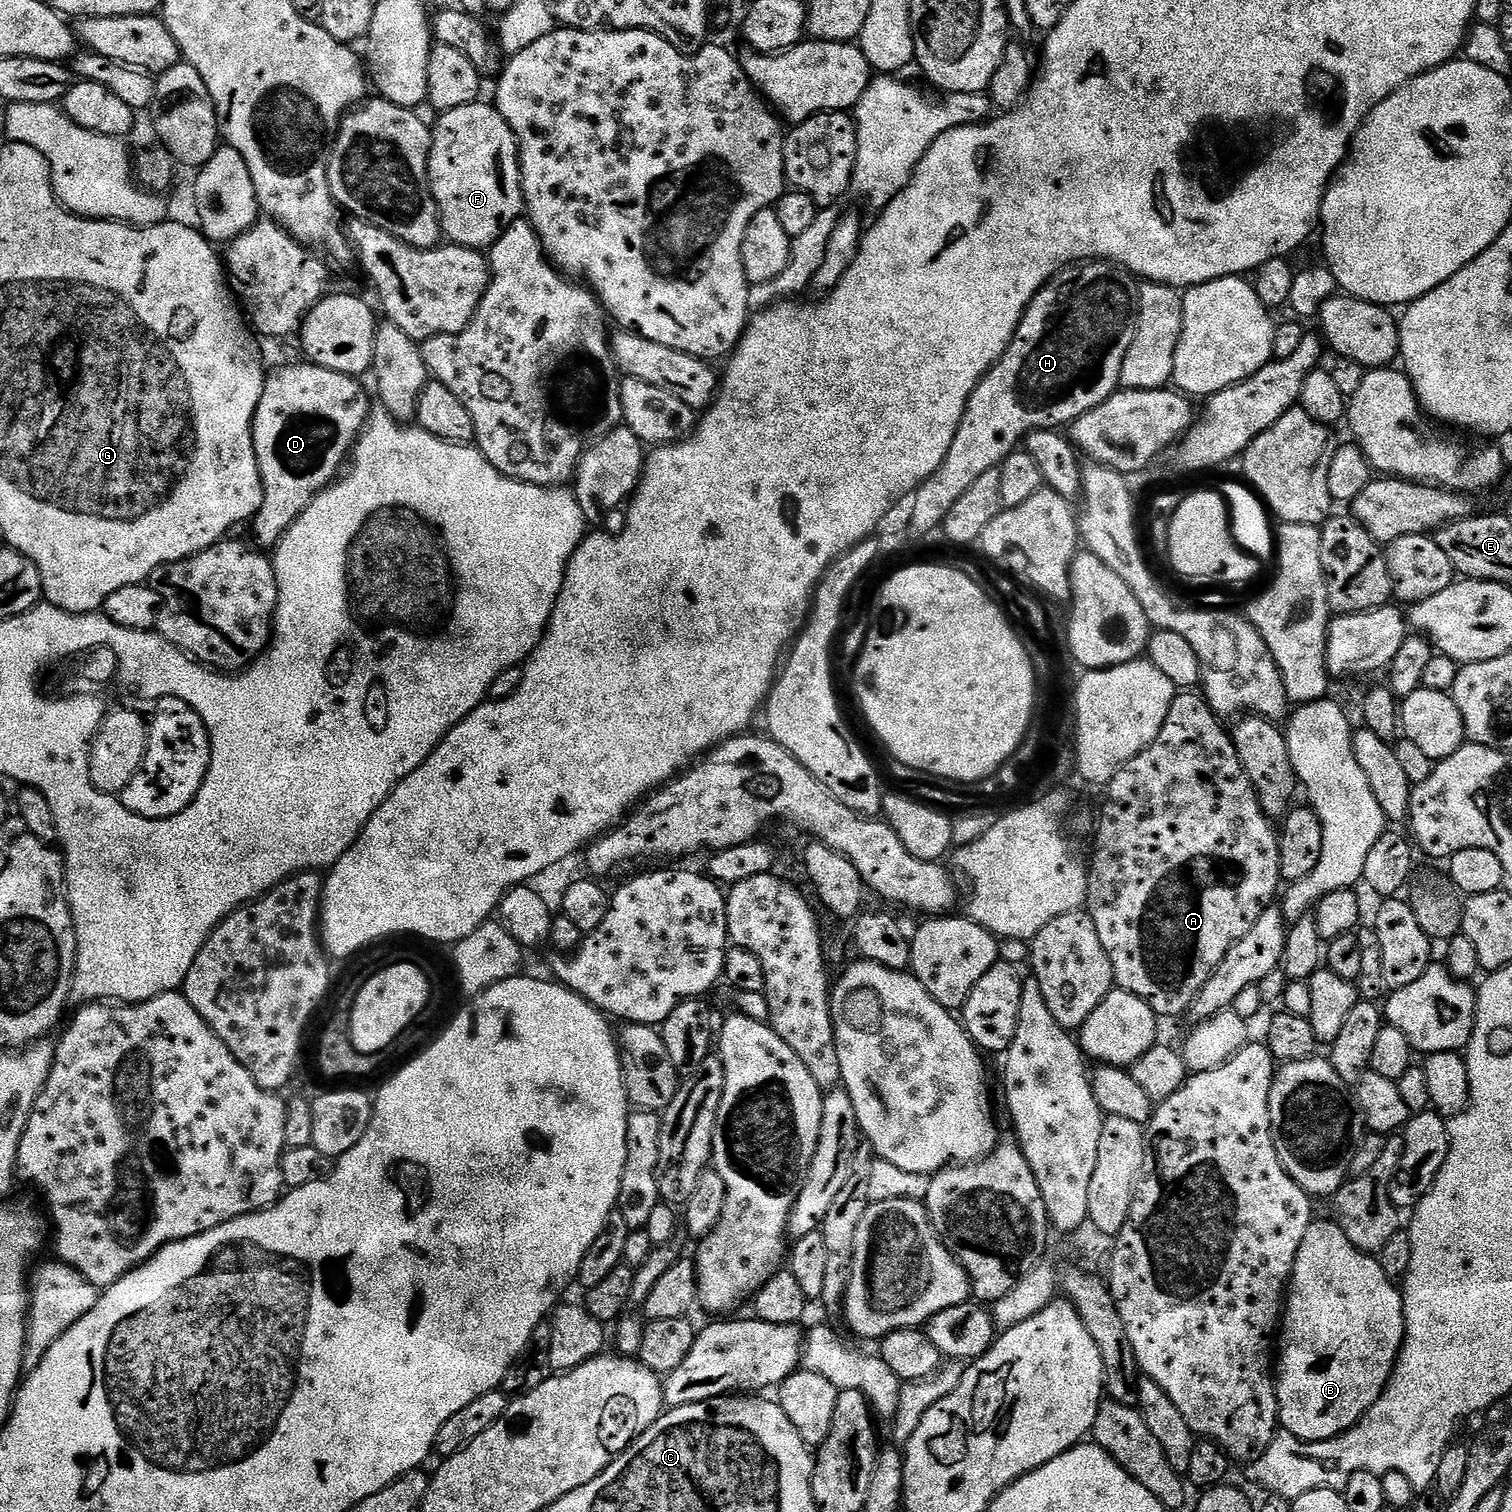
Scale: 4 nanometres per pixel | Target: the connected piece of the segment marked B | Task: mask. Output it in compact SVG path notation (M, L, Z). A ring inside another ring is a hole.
M1317 1219L1306 1230L1306 1238L1302 1238L1302 1246L1298 1246L1298 1254L1292 1267L1292 1278L1286 1289L1286 1303L1282 1308L1282 1331L1278 1336L1278 1371L1274 1376L1276 1401L1280 1407L1279 1427L1285 1432L1294 1434L1300 1440L1329 1440L1350 1431L1383 1394L1384 1387L1392 1377L1402 1345L1404 1345L1404 1297L1401 1289L1390 1277L1386 1276L1385 1270L1375 1255L1357 1250L1354 1242L1350 1242L1350 1238L1346 1238L1344 1231L1331 1219Z

